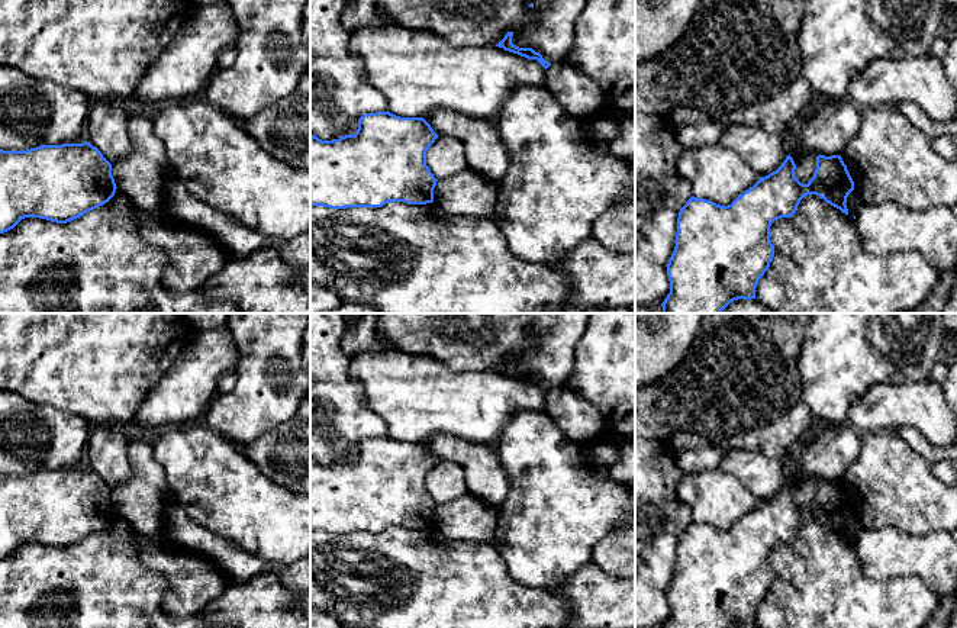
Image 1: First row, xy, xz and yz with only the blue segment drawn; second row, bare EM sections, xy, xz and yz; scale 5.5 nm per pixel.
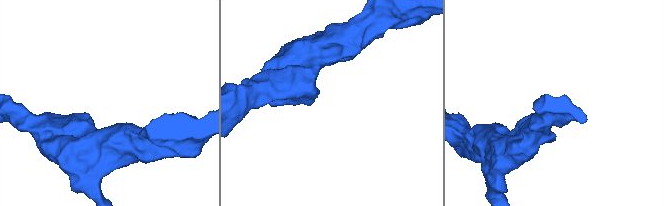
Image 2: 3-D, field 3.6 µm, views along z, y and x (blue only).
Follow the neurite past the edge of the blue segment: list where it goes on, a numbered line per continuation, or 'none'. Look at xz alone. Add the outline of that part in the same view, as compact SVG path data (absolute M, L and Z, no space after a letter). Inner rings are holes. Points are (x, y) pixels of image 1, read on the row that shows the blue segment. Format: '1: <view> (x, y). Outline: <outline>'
none

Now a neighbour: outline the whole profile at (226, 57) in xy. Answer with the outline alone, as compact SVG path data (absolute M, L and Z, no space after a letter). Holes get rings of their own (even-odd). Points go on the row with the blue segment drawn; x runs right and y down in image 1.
M226 46L218 55L218 70L231 67L236 59L238 48Z

